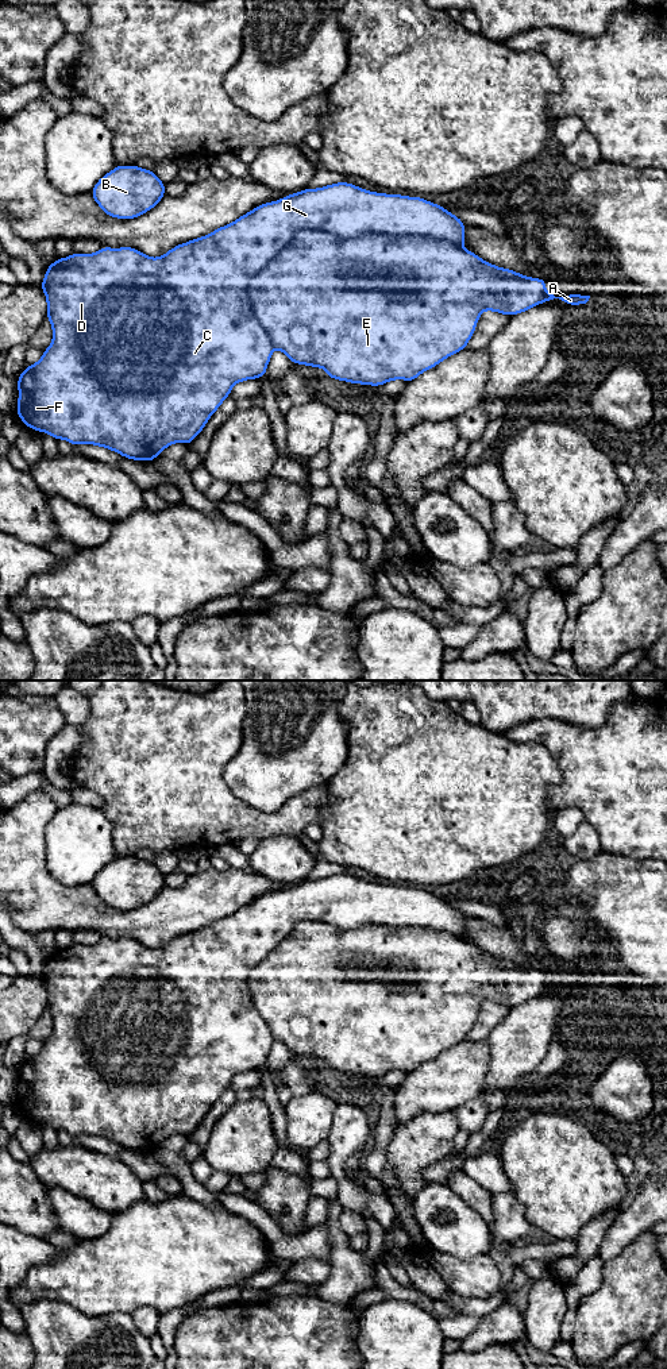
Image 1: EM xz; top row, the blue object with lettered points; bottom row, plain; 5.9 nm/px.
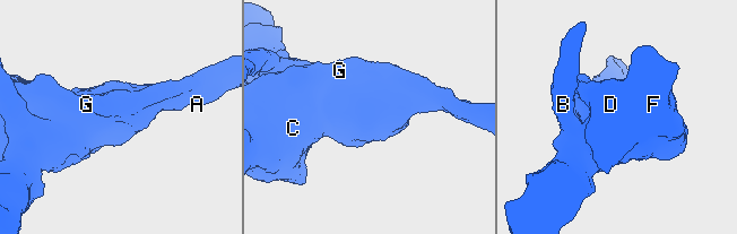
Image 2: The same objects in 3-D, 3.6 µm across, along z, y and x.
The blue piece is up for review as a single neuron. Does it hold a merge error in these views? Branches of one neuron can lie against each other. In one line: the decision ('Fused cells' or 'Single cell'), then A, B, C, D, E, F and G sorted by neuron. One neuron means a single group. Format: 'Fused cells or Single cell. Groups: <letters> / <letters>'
Fused cells. Groups: A B E / C D F G

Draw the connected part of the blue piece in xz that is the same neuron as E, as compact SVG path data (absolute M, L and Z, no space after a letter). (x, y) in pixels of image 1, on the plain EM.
M311 921L300 922L248 975L250 998L269 1026L273 1040L281 1041L292 1054L324 1060L328 1069L371 1077L381 1077L394 1071L413 1072L423 1063L464 1041L483 1002L513 1007L545 992L558 991L574 998L586 995L589 990L590 987L583 986L550 986L545 980L545 971L524 968L521 964L494 957L462 937L447 932L433 932L427 928L390 928L386 925L362 925L352 932L342 932L334 925Z

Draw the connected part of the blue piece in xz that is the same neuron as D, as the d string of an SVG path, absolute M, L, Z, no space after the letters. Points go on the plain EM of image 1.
M346 872L327 876L317 880L304 880L292 884L281 891L261 895L248 905L242 906L235 913L215 921L213 923L185 933L169 941L159 949L151 949L134 938L101 938L95 945L74 944L68 949L58 949L49 955L41 979L47 992L47 1011L53 1018L51 1036L45 1041L43 1048L34 1056L26 1057L18 1069L18 1099L16 1106L26 1118L46 1123L55 1131L65 1130L73 1137L95 1135L105 1138L132 1152L153 1153L161 1142L174 1134L190 1137L200 1126L209 1108L219 1100L221 1094L230 1087L234 1076L247 1071L266 1067L267 1056L271 1050L273 1036L269 1026L254 1007L248 994L248 975L282 940L285 940L300 922L325 922L339 928L342 932L352 932L362 925L386 925L390 928L427 928L433 932L447 932L462 937L466 932L464 914L450 905L442 896L427 892L421 888L401 886L386 886L365 882Z

